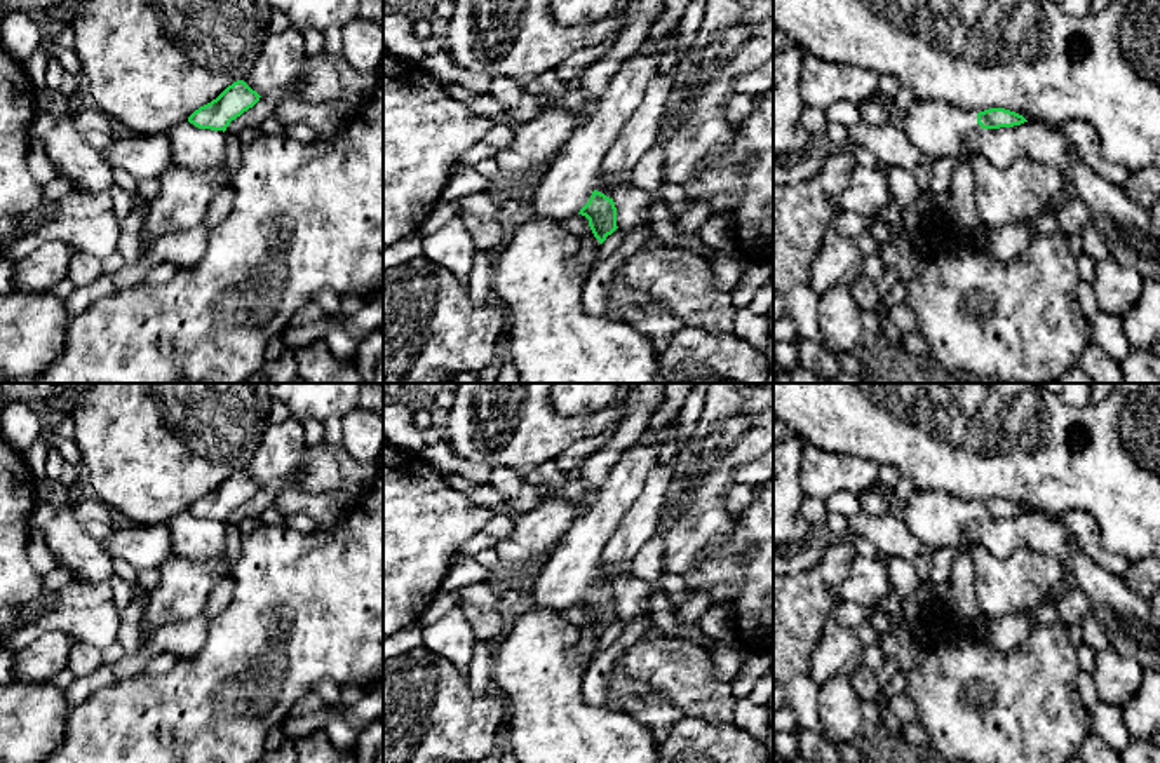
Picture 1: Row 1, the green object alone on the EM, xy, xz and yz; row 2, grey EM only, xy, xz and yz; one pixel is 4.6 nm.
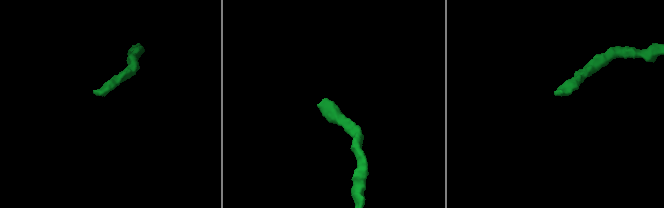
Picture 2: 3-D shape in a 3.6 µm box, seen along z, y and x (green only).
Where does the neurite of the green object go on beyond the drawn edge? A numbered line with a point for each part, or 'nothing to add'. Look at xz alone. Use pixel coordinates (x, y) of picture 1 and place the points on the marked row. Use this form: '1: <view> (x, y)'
1: xz (573, 173)

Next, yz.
1: yz (937, 129)

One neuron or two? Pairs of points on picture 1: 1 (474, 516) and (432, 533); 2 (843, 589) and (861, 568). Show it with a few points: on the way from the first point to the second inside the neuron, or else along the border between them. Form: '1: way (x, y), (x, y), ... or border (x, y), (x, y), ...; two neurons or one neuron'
1: way (464, 519), (446, 519), (443, 523); one neuron
2: way (849, 584), (859, 573); one neuron

